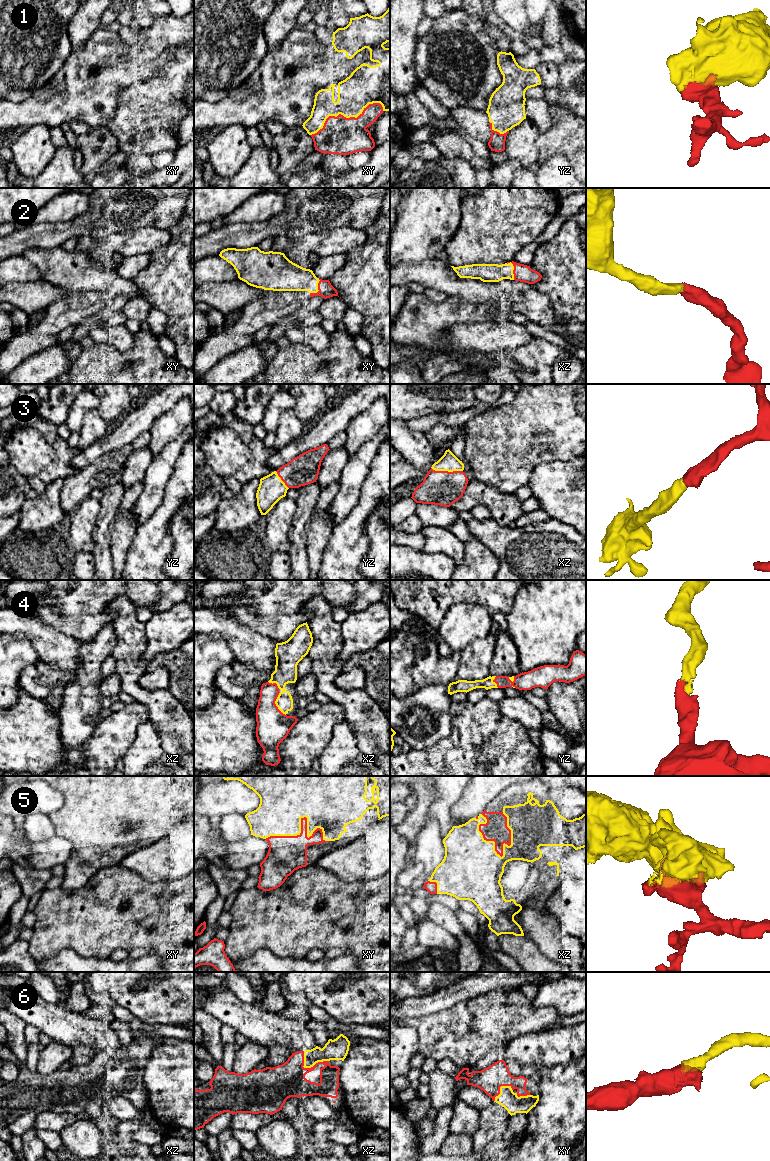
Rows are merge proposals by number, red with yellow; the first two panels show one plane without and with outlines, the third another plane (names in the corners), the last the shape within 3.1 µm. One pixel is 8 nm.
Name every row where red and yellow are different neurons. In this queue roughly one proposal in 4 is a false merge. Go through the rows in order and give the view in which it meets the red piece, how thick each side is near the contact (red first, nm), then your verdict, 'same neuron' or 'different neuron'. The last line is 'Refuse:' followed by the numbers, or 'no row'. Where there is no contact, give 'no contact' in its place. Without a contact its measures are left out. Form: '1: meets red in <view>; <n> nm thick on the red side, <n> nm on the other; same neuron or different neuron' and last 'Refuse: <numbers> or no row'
1: meets red in xy; 300 nm thick on the red side, 280 nm on the other; same neuron
2: meets red in xz; 140 nm thick on the red side, 140 nm on the other; same neuron
3: meets red in xz; 280 nm thick on the red side, 150 nm on the other; same neuron
4: meets red in xz; 260 nm thick on the red side, 160 nm on the other; same neuron
5: meets red in xz; 180 nm thick on the red side, 440 nm on the other; same neuron
6: meets red in xz; 260 nm thick on the red side, 170 nm on the other; same neuron
Refuse: no row

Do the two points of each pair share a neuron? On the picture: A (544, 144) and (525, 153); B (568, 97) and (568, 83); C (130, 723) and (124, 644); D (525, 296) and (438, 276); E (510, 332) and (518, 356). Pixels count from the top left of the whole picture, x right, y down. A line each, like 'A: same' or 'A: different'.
A: different
B: same
C: different
D: same
E: different

